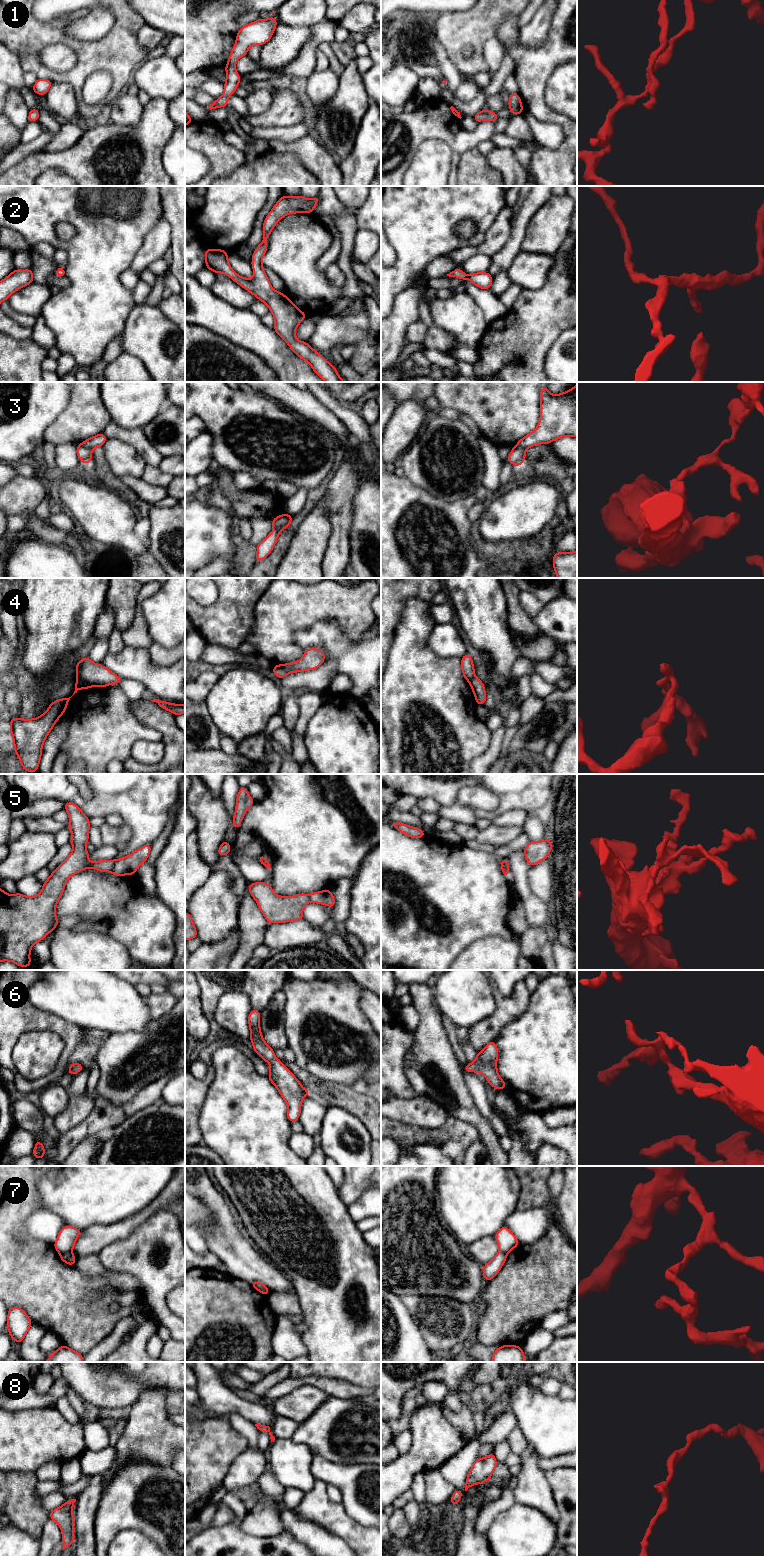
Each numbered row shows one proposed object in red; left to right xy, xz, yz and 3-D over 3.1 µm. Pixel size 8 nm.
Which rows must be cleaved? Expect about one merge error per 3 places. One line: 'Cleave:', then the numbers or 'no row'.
Cleave: 3, 4, 5, 7

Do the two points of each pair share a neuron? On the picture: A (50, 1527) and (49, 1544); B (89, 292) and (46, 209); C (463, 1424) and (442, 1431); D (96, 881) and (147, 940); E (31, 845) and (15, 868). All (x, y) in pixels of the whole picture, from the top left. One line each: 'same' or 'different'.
A: same
B: same
C: different
D: same
E: same

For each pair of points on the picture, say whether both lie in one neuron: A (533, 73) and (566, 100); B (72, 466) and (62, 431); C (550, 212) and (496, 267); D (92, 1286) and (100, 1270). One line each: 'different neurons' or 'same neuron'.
A: different neurons
B: different neurons
C: different neurons
D: different neurons

